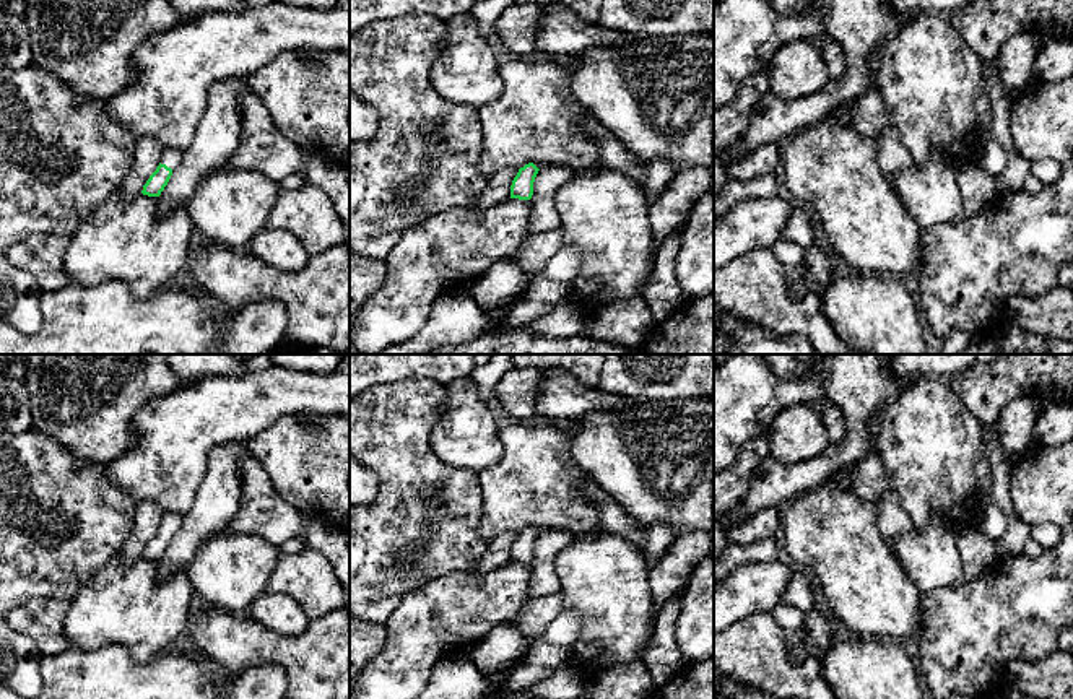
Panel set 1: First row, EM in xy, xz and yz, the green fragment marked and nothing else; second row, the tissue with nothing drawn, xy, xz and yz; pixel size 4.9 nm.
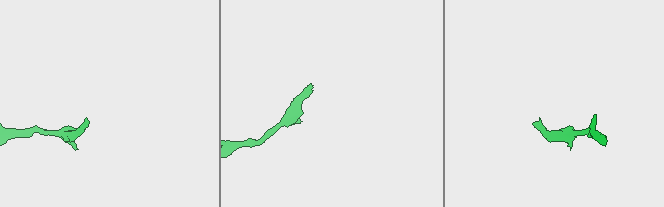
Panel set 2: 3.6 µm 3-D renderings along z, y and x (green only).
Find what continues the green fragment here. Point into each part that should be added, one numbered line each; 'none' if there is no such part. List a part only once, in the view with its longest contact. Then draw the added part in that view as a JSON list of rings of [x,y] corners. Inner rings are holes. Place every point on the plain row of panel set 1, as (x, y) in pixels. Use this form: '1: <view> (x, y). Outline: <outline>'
1: xy (173, 520). Outline: [[[169,512],[169,514],[164,514],[164,519],[161,522],[161,528],[166,528],[174,536],[176,532],[180,528],[182,522],[184,522],[184,515],[182,514]]]

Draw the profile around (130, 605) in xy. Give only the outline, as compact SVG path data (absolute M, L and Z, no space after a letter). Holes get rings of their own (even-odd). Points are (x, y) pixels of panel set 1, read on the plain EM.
M115 554L91 580L85 582L70 601L63 634L70 649L99 650L115 644L125 647L137 663L146 663L166 652L176 637L187 632L193 610L192 593L185 569L163 577L158 561L140 558L125 564Z

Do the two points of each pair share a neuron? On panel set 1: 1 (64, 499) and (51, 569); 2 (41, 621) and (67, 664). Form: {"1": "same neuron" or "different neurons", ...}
{"1": "same neuron", "2": "different neurons"}

